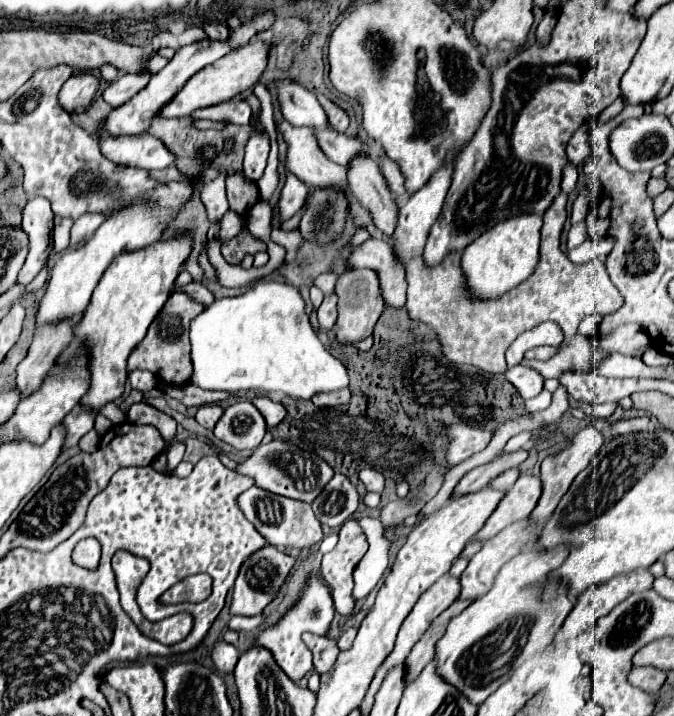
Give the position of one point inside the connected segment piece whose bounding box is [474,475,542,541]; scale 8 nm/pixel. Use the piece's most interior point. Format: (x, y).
(521, 498)

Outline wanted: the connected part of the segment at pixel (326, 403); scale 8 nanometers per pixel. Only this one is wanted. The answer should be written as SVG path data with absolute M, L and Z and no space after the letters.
M334 391L334 393L316 393L312 397L312 403L316 407L336 407L336 405L346 405L350 401L350 391Z

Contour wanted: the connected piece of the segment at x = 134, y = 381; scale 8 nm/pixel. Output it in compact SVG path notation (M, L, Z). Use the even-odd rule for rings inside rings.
M132 371L130 375L128 375L128 381L130 381L130 385L132 385L132 389L138 389L138 391L142 391L142 393L146 393L146 391L152 391L152 389L156 389L156 377L152 377L152 373L148 373L148 371Z

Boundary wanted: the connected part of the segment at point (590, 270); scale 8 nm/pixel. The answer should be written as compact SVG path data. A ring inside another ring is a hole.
M560 191L556 201L552 201L544 213L540 261L534 273L498 299L484 301L472 295L460 267L462 251L448 253L446 259L434 267L428 267L422 255L404 261L408 281L406 311L410 319L426 323L434 329L442 345L442 353L450 363L472 365L486 373L498 375L506 371L504 353L508 345L526 329L532 329L544 321L552 321L564 331L566 337L574 337L584 317L598 311L600 315L610 315L624 305L624 299L620 293L616 293L612 281L608 281L608 273L604 273L604 267L598 259L586 265L574 265L560 251L560 233L566 221L566 199L568 195Z

